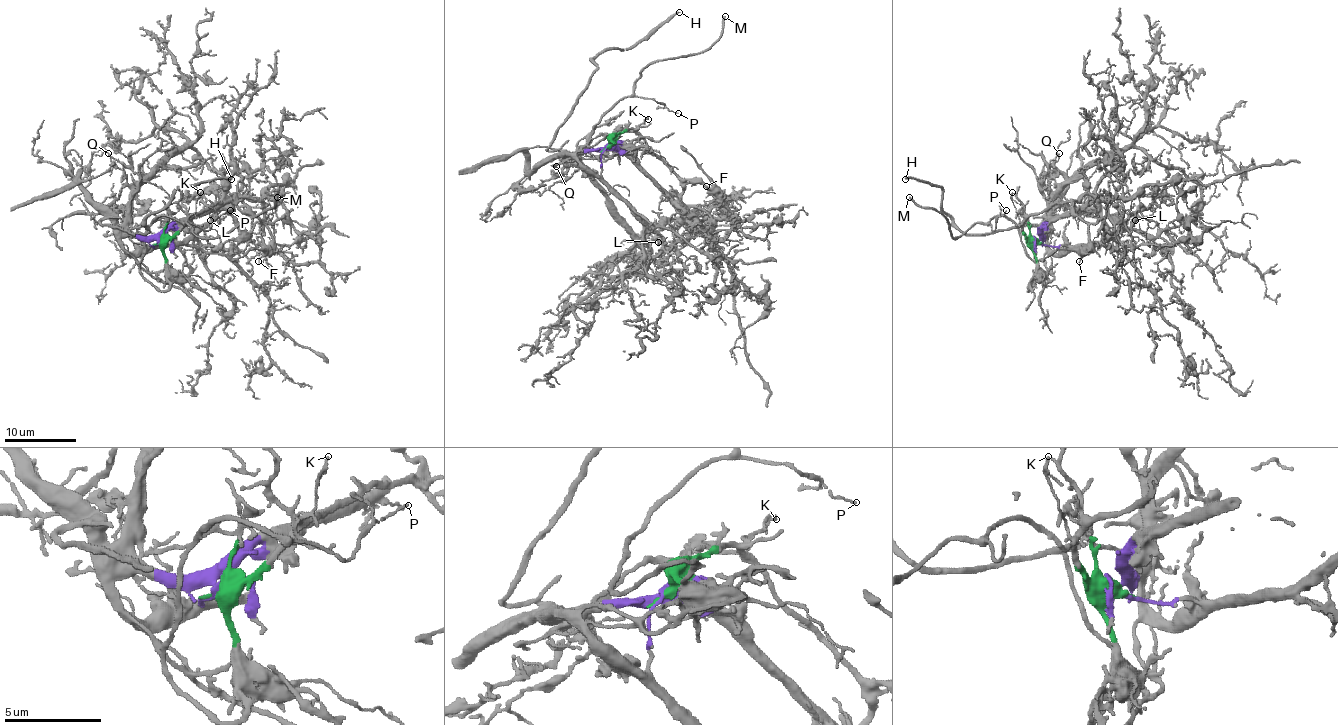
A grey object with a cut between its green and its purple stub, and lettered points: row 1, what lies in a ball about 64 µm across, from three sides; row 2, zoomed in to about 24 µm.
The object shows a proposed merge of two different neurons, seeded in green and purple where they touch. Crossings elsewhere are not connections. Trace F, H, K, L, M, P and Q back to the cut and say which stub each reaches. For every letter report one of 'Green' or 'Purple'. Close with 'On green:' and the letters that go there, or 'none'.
F: Green
H: Purple
K: Green
L: Purple
M: Green
P: Green
Q: Purple
On green: F, K, M, P

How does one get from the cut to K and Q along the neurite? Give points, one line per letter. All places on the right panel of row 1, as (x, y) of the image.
K: (1038, 240), (1029, 239), (1023, 231), (1013, 192)
Q: (1038, 240), (1047, 229), (1049, 197), (1058, 184), (1050, 165), (1059, 154)

